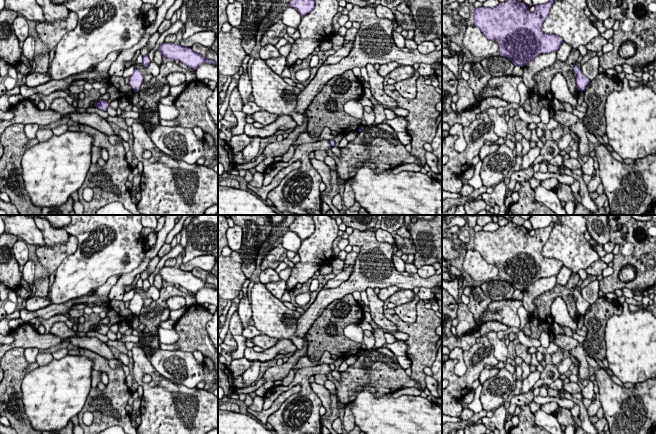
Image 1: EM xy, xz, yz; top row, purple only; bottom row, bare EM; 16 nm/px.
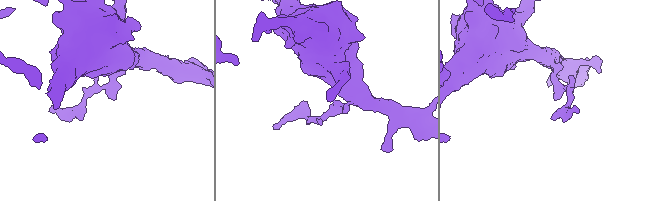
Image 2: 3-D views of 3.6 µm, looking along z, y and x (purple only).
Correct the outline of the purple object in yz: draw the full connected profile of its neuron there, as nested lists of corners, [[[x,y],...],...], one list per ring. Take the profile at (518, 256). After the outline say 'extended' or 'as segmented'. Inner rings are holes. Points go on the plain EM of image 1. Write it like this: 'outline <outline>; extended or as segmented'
outline [[[509,221],[495,231],[476,232],[474,249],[487,263],[498,267],[500,280],[524,291],[538,279],[556,276],[563,267],[561,261],[542,255],[553,227],[554,222],[530,236],[524,226]]]; as segmented

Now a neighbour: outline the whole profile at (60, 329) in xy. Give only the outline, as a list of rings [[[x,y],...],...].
[[[62,321],[55,322],[50,329],[50,333],[60,337],[62,341],[76,336],[76,332],[74,332],[73,329],[69,328],[66,323]]]

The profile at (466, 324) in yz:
[[[463,302],[458,304],[457,310],[458,324],[456,326],[457,337],[472,334],[476,328],[477,321],[473,314],[469,311],[468,306]]]

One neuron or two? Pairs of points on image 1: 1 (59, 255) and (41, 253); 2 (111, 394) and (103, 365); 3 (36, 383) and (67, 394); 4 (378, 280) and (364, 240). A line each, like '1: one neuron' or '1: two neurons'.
1: one neuron
2: one neuron
3: one neuron
4: one neuron

